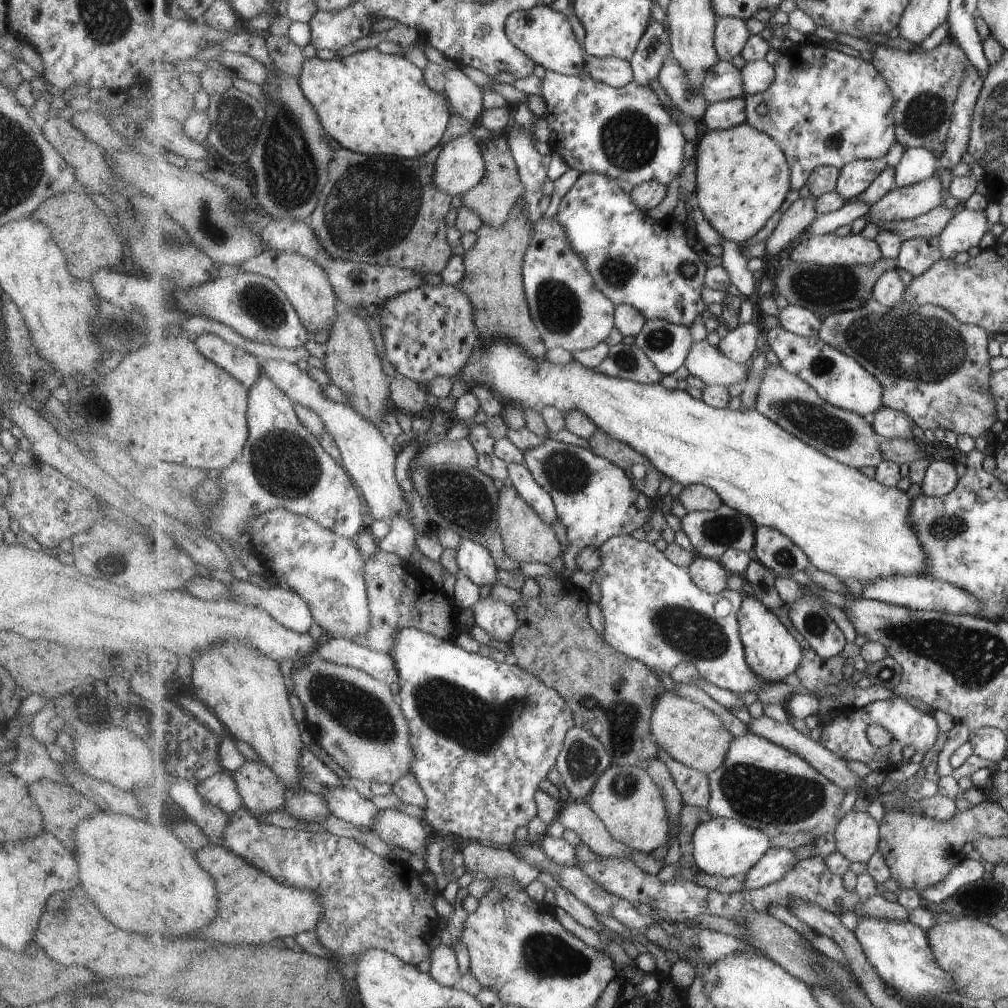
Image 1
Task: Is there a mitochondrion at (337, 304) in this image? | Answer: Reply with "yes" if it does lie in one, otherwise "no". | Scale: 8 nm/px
no

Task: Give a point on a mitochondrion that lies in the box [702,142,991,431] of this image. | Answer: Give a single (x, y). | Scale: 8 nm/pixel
(908, 345)

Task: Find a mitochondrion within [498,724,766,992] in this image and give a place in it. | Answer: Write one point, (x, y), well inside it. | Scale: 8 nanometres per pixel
(545, 956)

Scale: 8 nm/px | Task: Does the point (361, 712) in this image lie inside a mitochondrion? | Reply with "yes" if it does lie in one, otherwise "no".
yes

